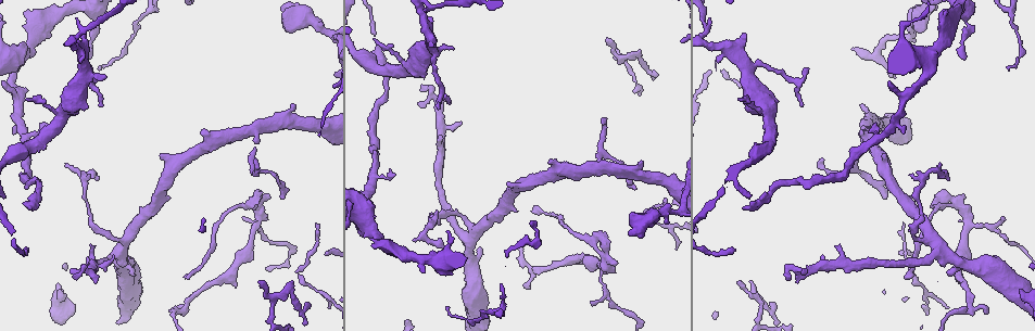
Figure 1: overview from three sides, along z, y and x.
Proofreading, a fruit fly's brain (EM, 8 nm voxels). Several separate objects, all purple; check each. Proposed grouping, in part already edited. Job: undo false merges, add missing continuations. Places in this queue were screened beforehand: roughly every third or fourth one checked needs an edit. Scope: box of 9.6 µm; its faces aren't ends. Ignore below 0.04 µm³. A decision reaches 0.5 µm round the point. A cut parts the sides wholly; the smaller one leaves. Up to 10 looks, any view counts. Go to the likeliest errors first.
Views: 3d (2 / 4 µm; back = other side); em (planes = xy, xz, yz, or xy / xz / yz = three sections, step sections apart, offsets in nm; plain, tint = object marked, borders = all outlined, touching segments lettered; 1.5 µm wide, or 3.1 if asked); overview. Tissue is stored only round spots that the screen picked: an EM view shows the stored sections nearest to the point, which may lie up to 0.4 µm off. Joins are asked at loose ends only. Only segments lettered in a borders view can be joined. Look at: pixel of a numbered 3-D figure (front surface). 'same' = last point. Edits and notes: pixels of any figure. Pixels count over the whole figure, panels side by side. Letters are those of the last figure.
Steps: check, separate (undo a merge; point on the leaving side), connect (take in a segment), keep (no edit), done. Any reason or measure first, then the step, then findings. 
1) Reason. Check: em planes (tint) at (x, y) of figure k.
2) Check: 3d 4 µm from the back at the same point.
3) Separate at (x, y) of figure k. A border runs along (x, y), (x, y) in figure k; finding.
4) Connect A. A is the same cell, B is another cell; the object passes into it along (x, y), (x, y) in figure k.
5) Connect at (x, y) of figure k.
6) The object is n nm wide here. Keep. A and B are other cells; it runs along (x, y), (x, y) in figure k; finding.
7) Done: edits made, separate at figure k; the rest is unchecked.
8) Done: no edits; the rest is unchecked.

Long arm stops here. Check: 3d 4 µm at (745, 206) of figure 1.

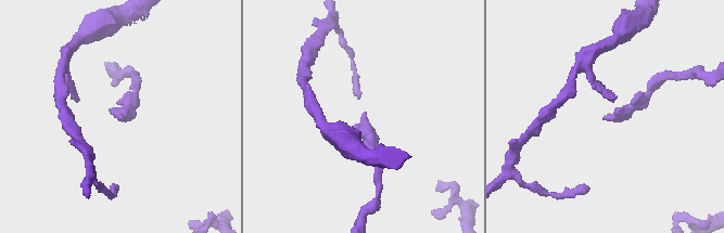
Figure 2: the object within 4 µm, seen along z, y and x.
Shape alone is not enough. Check: em yz step 4 (tint) at (122, 119) of figure 2.

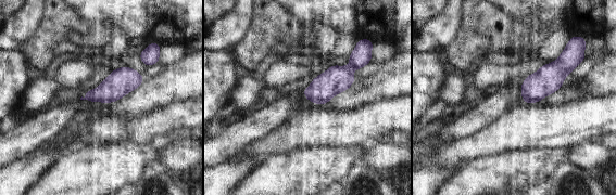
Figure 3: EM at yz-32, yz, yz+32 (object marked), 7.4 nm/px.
Cut it another way. Check: em planes (borders) at the same point.

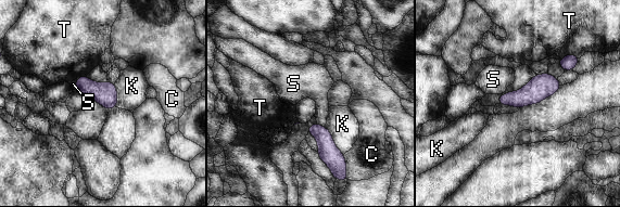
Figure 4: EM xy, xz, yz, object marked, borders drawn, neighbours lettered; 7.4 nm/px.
The object is 170 nm wide here. Keep. C, K, S and T are other cells; a border runs along (325, 127), (334, 145), (343, 154) in figure 4; none of them fits.

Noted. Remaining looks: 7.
Free end. Check: em xy step 4 (tint) at (987, 312) of figure 1.

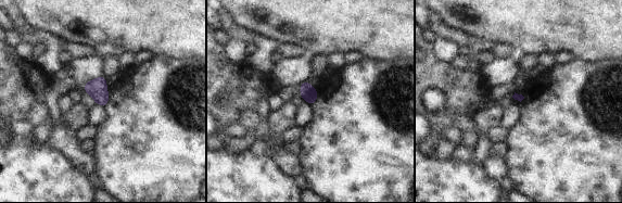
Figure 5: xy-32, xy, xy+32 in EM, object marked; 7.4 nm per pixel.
Cut it another way. Check: em planes (tint) at the same point.

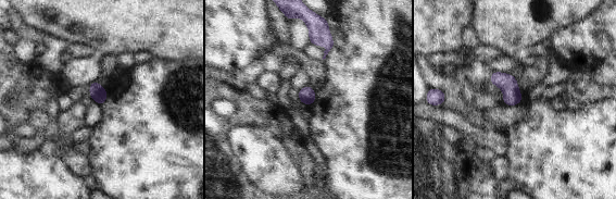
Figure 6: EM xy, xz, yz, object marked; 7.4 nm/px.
See the neighbours. Check: em planes (borders) at the same point.

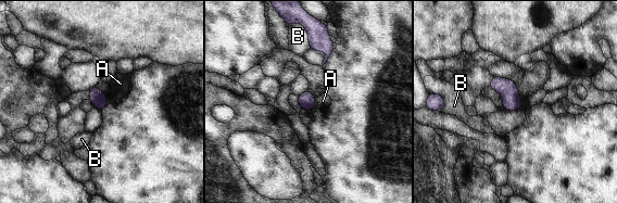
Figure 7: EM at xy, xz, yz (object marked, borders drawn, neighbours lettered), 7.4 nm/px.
Keep. A and B are other cells; a border runs along (314, 98), (315, 108) in figure 7; none of them fits.

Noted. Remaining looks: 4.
Check: em xz step 4 (tint) at (97, 180) of figure 1.

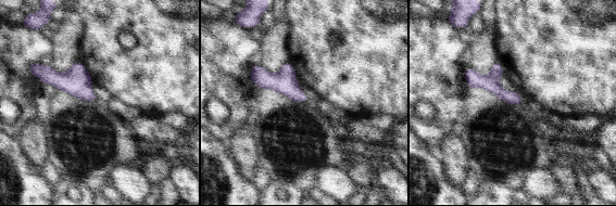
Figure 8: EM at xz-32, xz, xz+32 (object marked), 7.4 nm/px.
Another direction. Check: em yz step 8 (borders) at the same point.

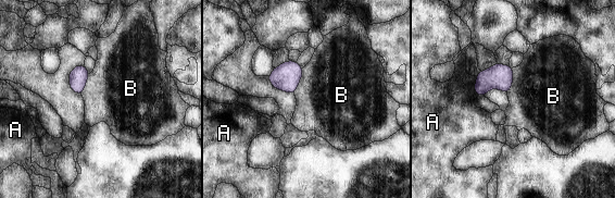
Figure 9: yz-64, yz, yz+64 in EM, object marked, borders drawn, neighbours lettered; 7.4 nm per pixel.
Keep. A and B are other cells; a border runs along (303, 67), (300, 82), (293, 93) in figure 9; no lettered segment goes on from it.

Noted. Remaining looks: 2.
Tapers out. Check: 3d 4 µm at (244, 218) of figure 1.

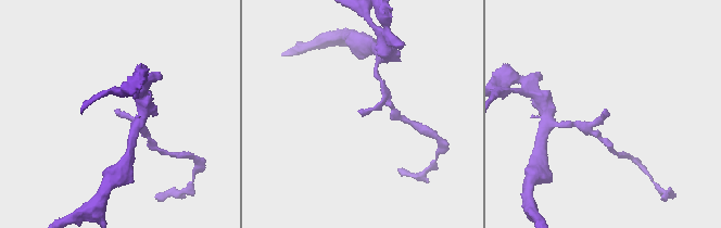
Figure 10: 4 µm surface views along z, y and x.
Check: em planes (borders) at (358, 112) of figure 10.

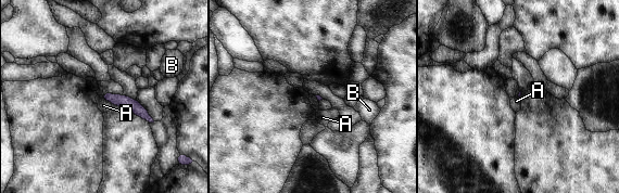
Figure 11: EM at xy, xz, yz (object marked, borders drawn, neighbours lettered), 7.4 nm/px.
Keep. A and B are other cells; a border runs along (102, 95), (110, 103) in figure 11; none of them fits.

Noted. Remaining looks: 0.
Done: no edits; the rest is unchecked.

